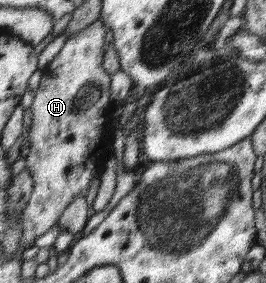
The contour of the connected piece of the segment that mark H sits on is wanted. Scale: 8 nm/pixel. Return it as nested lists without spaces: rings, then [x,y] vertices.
[[[99,19],[95,24],[83,30],[83,32],[73,35],[63,47],[63,52],[59,54],[58,58],[45,70],[45,74],[42,76],[42,83],[40,84],[32,107],[34,111],[34,120],[31,127],[30,141],[32,142],[33,149],[32,153],[27,158],[27,168],[33,171],[36,186],[33,197],[24,212],[24,222],[22,222],[24,226],[24,238],[22,238],[21,252],[27,250],[27,248],[31,248],[43,234],[47,234],[55,224],[58,224],[59,218],[63,216],[63,212],[65,212],[65,210],[69,208],[69,205],[73,204],[79,196],[81,196],[81,198],[87,198],[93,178],[102,180],[102,176],[105,174],[106,168],[108,167],[108,160],[114,155],[113,144],[115,144],[115,130],[121,128],[120,124],[117,123],[117,118],[115,118],[115,112],[120,110],[122,106],[115,103],[113,98],[111,98],[111,80],[113,80],[113,78],[111,78],[112,76],[107,74],[107,70],[103,68],[105,64],[105,54],[107,53],[107,51],[105,52],[105,44],[111,41],[107,28],[108,26],[105,24],[105,21]]]

